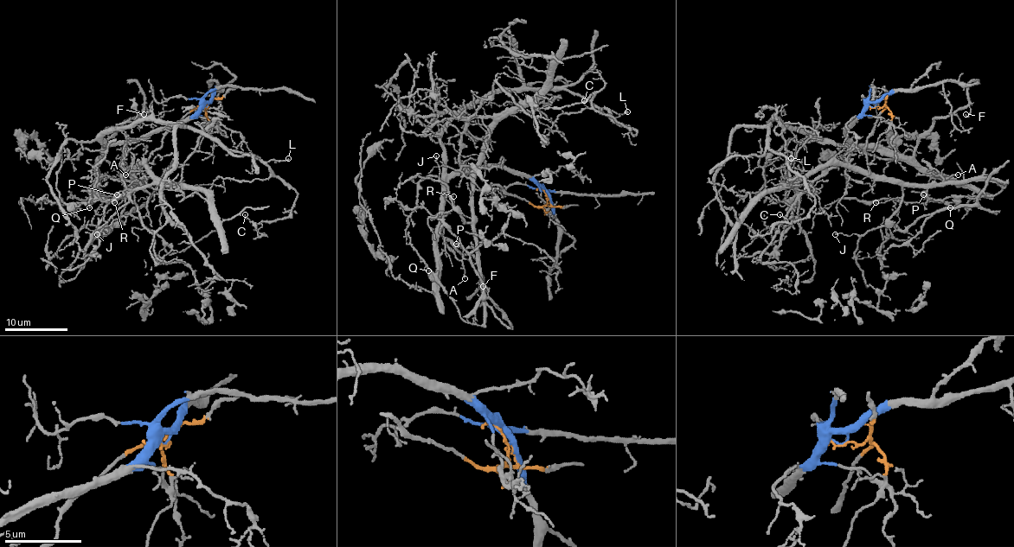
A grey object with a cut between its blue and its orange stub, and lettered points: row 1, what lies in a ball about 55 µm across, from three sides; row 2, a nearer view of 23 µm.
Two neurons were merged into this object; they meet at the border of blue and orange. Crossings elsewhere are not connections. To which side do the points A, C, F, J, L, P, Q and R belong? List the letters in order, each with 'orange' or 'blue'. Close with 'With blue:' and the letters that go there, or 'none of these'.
A: orange
C: blue
F: blue
J: orange
L: blue
P: orange
Q: orange
R: orange
With blue: C, F, L

